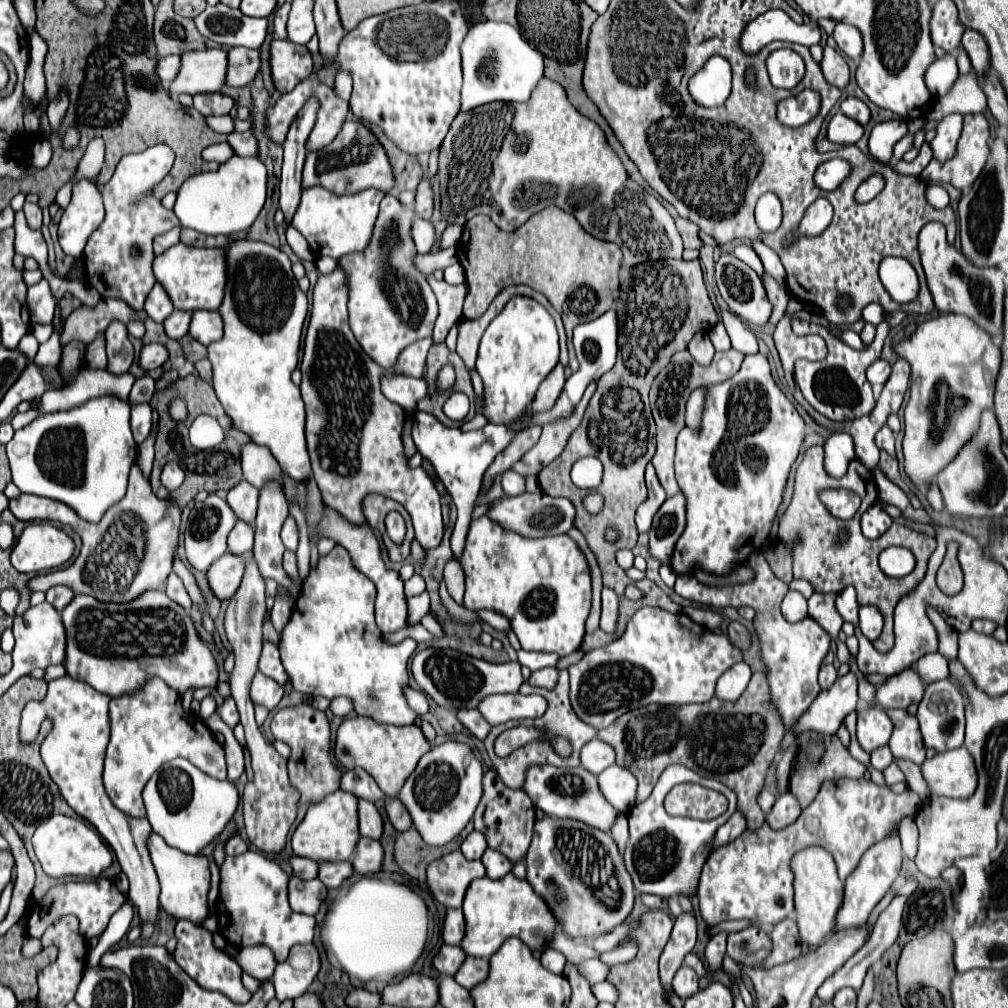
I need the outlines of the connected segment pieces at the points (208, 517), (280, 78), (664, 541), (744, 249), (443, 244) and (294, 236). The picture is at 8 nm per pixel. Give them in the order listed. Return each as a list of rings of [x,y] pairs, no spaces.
[[[212,493],[206,501],[196,503],[190,517],[188,517],[188,527],[184,531],[184,547],[186,547],[186,557],[190,561],[190,565],[198,571],[206,571],[220,555],[224,555],[228,551],[228,535],[236,525],[236,515],[230,509],[230,505],[218,497],[216,493]]]
[[[272,41],[270,65],[274,85],[280,93],[290,93],[300,81],[308,79],[314,71],[310,49],[292,41]]]
[[[678,491],[674,497],[666,499],[664,505],[654,515],[650,535],[650,553],[660,561],[668,563],[674,551],[674,543],[686,527],[686,497]]]
[[[738,245],[738,247],[734,249],[734,255],[736,255],[740,261],[744,261],[748,267],[752,267],[752,269],[764,279],[762,261],[760,261],[760,257],[756,255],[756,251],[754,251],[750,245]]]
[[[450,225],[450,227],[446,229],[446,233],[441,235],[438,245],[441,249],[455,247],[458,245],[460,237],[462,237],[462,227],[460,227],[460,225]]]
[[[288,227],[288,229],[286,229],[286,237],[288,237],[288,245],[292,247],[292,251],[294,251],[302,261],[314,263],[316,257],[312,255],[312,251],[310,251],[306,239],[302,237],[302,233],[298,233],[294,227]]]

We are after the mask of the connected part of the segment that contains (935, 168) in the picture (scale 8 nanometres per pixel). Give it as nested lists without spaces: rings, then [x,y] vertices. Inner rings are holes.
[[[970,113],[970,115],[964,115],[964,131],[962,131],[962,137],[960,137],[960,143],[958,143],[958,153],[954,159],[950,161],[938,161],[938,159],[932,159],[928,163],[928,167],[922,171],[922,179],[926,181],[942,181],[942,183],[950,183],[954,185],[956,189],[960,189],[962,193],[968,191],[968,187],[974,185],[974,181],[980,177],[988,157],[990,157],[990,125],[988,125],[988,119],[982,115],[982,113]]]

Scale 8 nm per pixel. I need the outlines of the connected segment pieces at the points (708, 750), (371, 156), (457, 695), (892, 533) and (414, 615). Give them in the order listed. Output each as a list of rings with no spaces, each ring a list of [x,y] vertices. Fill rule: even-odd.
[[[752,673],[746,691],[736,703],[710,699],[702,705],[650,705],[634,709],[598,731],[598,739],[610,743],[616,749],[616,763],[638,777],[638,801],[648,799],[668,765],[680,763],[732,787],[738,795],[738,811],[748,819],[748,829],[758,829],[766,815],[756,799],[764,789],[768,769],[780,751],[784,733],[784,723],[770,697],[768,675]]]
[[[354,119],[342,125],[342,131],[330,145],[308,153],[306,165],[304,165],[302,187],[308,189],[314,185],[322,185],[334,191],[336,195],[352,195],[370,187],[388,193],[396,185],[396,177],[392,173],[392,165],[382,143],[362,121]]]
[[[422,649],[414,655],[410,665],[416,685],[444,709],[476,709],[480,701],[496,693],[516,693],[522,685],[518,661],[488,663],[470,655],[456,653],[454,649]]]
[[[820,445],[810,447],[804,453],[804,461],[800,463],[800,467],[796,471],[796,487],[794,487],[792,503],[786,509],[784,517],[780,519],[780,541],[786,547],[790,547],[790,551],[792,551],[794,579],[806,579],[808,583],[814,585],[816,593],[840,593],[840,589],[844,589],[846,585],[854,585],[856,591],[858,591],[858,603],[860,605],[876,605],[882,611],[882,615],[884,615],[882,647],[884,649],[880,649],[880,651],[886,653],[894,645],[892,613],[894,613],[894,607],[898,603],[898,597],[906,595],[922,579],[922,575],[926,571],[928,557],[932,555],[932,551],[936,547],[936,539],[926,535],[926,533],[912,531],[912,529],[908,529],[904,525],[898,525],[898,523],[892,523],[892,527],[882,537],[878,537],[876,541],[866,539],[860,531],[860,517],[868,509],[868,505],[874,503],[874,499],[876,499],[876,487],[874,487],[874,477],[870,475],[868,467],[864,467],[858,459],[854,459],[850,463],[846,475],[830,477],[824,469],[824,449]],[[820,489],[850,489],[850,491],[856,491],[862,497],[862,505],[860,505],[856,517],[852,517],[850,521],[834,519],[826,511],[824,503],[818,497]],[[840,531],[846,531],[848,537],[840,539]],[[890,545],[906,547],[906,549],[912,551],[912,555],[916,557],[916,567],[910,575],[906,575],[902,579],[892,579],[892,577],[888,577],[880,571],[878,555]]]
[[[427,591],[407,599],[407,623],[419,623],[423,616],[430,610],[430,596]]]

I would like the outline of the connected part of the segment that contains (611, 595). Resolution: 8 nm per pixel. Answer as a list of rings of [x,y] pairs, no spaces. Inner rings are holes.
[[[610,587],[602,589],[602,619],[600,619],[600,629],[604,633],[616,633],[616,625],[618,625],[618,605],[620,599],[616,595],[616,591],[612,591]]]

